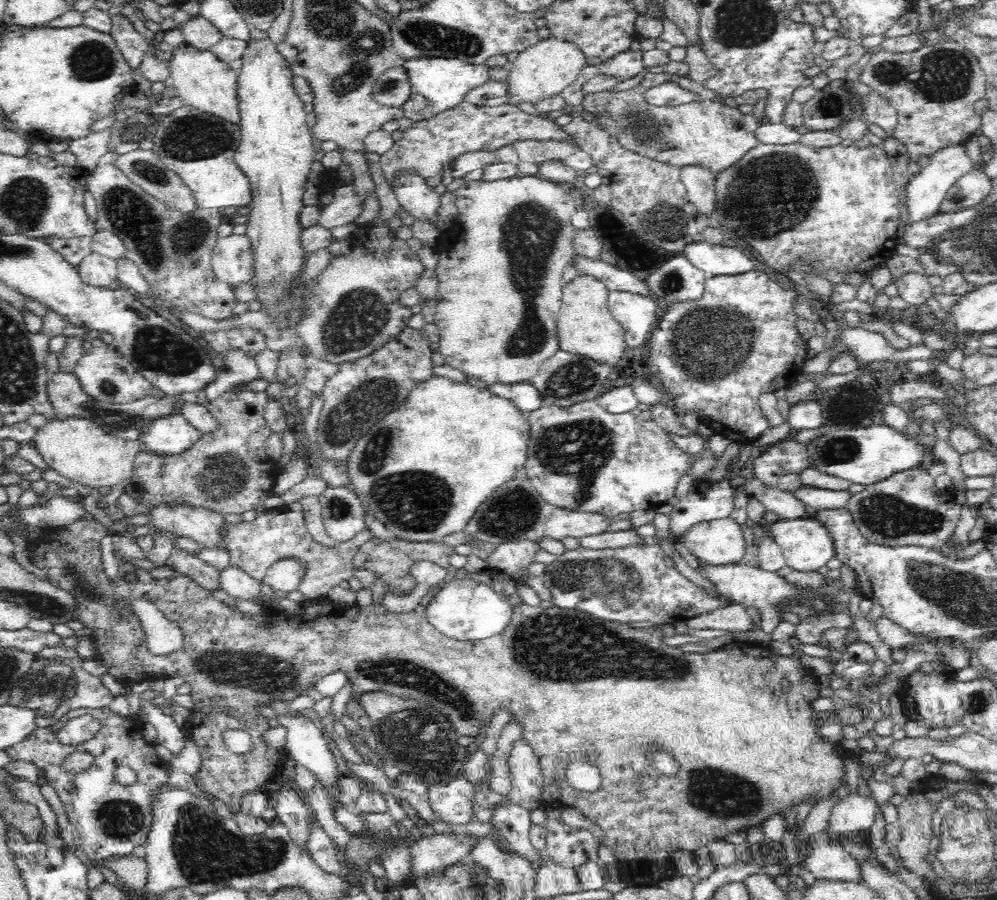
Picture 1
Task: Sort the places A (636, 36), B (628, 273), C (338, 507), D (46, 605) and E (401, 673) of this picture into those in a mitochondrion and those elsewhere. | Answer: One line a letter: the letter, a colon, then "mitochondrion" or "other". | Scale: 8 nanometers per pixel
A: other
B: other
C: mitochondrion
D: mitochondrion
E: mitochondrion

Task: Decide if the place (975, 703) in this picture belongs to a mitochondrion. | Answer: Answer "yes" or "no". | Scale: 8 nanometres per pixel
yes

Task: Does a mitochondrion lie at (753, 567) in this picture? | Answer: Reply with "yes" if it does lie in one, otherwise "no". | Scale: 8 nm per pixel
no

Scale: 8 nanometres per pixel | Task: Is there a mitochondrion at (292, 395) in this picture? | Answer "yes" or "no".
no

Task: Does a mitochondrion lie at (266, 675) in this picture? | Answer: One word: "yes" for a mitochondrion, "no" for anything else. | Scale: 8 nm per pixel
yes

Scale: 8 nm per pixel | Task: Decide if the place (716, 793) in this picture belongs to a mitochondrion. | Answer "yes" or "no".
yes

